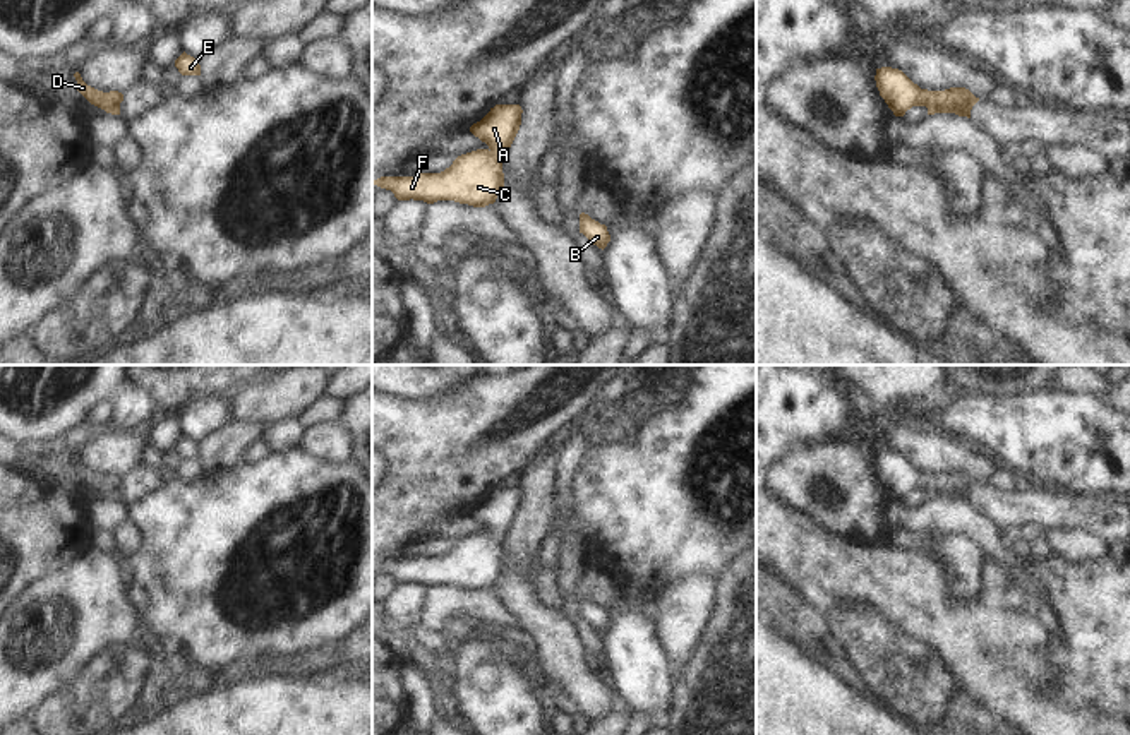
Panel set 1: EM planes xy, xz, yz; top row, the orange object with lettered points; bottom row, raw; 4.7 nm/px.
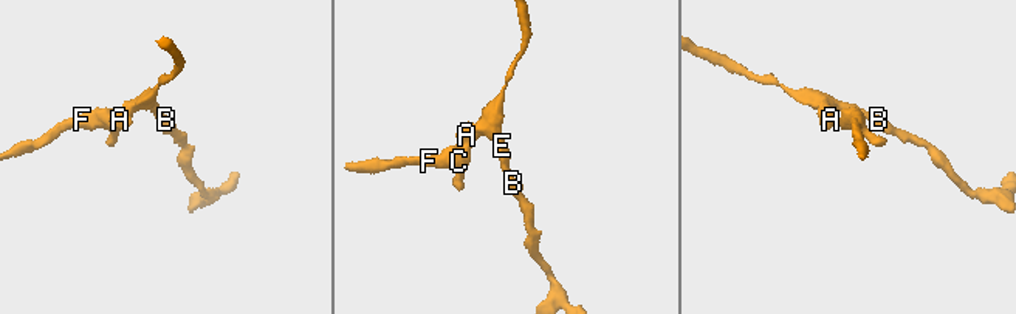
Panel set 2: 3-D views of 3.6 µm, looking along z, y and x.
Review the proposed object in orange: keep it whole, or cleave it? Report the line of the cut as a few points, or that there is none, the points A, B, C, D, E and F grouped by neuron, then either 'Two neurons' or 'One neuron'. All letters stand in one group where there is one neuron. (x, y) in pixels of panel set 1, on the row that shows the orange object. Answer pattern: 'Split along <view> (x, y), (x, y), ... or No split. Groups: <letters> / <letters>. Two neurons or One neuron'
No split. Groups: A B C D E F. One neuron.

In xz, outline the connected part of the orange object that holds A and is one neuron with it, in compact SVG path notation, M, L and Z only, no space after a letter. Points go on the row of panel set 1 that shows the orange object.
M496 105L470 132L485 142L487 149L477 149L458 156L441 173L420 173L415 176L381 176L372 185L391 190L398 200L454 200L473 207L494 204L504 188L502 159L521 125L520 105Z

